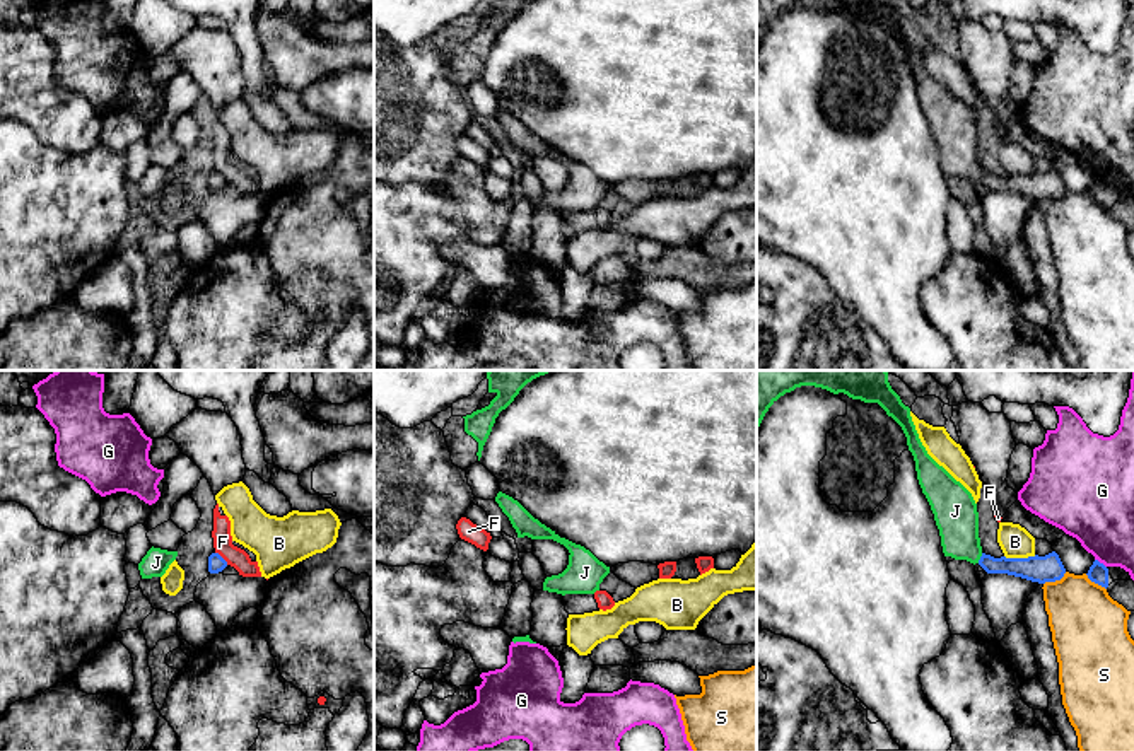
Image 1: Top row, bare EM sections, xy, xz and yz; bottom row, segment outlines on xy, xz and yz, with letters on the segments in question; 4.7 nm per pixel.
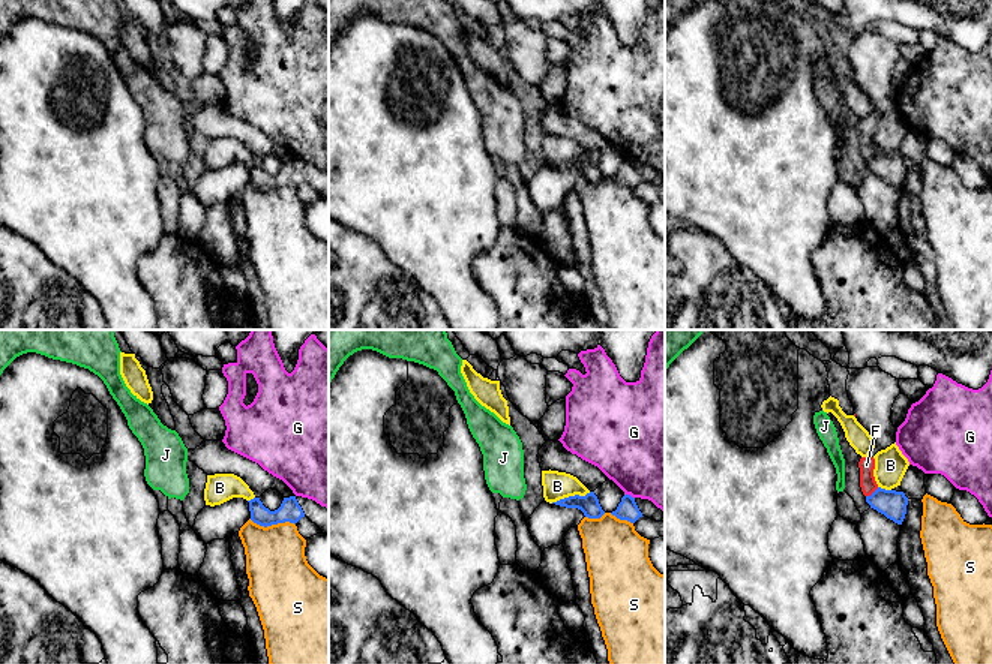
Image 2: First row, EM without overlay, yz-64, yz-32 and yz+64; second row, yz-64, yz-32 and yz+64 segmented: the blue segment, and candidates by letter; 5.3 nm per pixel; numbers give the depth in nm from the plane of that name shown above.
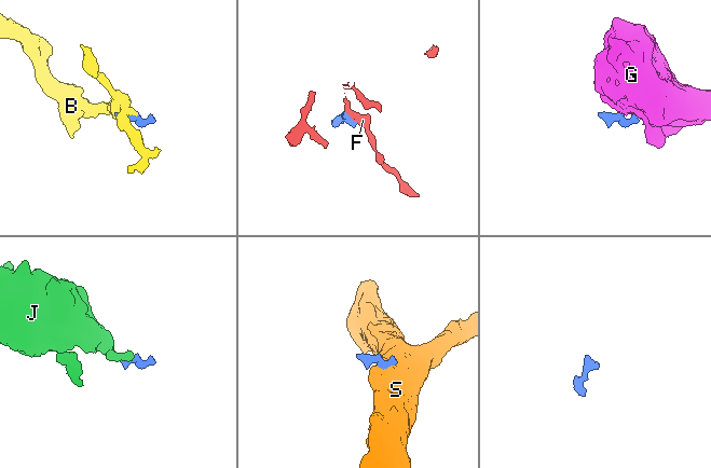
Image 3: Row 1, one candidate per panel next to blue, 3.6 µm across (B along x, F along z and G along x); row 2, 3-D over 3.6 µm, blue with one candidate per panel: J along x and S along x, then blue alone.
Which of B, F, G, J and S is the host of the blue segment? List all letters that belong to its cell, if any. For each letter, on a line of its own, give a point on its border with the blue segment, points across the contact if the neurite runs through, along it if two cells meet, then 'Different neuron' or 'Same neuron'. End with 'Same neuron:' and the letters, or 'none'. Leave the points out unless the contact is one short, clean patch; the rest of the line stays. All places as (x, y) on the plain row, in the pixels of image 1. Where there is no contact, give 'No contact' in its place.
B: Touches blue at yz (1020, 176). Boundary: yz (1035, 173), (1005, 174). Different neuron
F: Touches blue at xy (222, 176). Boundary: xy (216, 169), (227, 181). Different neuron
G: Touches blue at yz (1098, 180). Boundary: yz (1095, 176), (1105, 185). Different neuron
J: Touches blue at yz (981, 176). Path across: yz (1032, 186), (991, 183), (981, 176), (960, 156), (955, 130). Same neuron
S: Touches blue at yz (1054, 198). Boundary: yz (1066, 190), (1059, 197), (1044, 202). Different neuron
Same neuron: J

